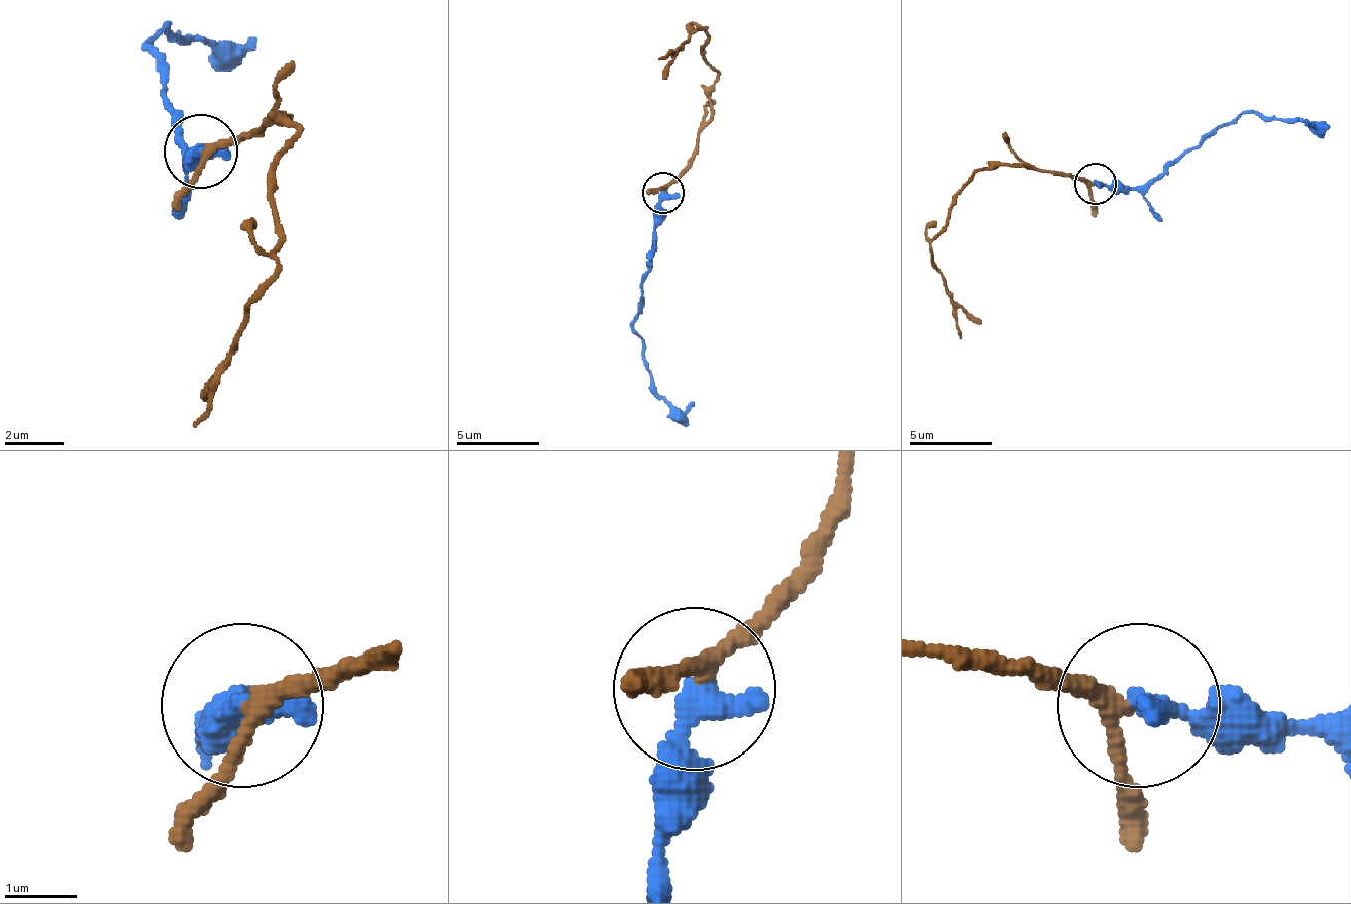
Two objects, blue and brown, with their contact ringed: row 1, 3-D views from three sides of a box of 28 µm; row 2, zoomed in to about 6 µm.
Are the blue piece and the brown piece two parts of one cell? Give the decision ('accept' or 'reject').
accept

